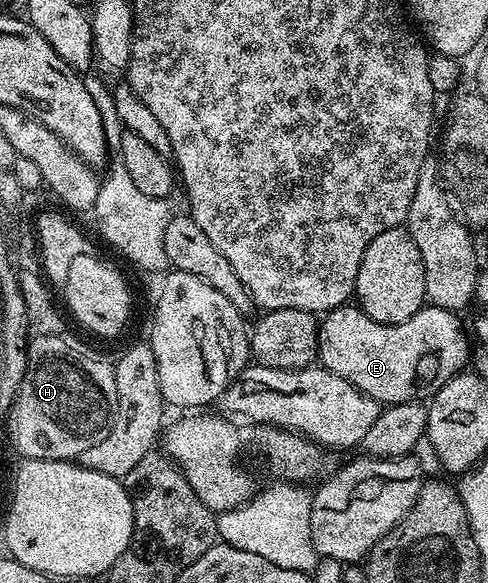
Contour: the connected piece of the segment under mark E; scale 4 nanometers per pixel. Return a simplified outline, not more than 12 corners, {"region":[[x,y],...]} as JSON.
{"region":[[359,305],[323,314],[318,361],[381,406],[470,365],[450,309],[383,325]]}

